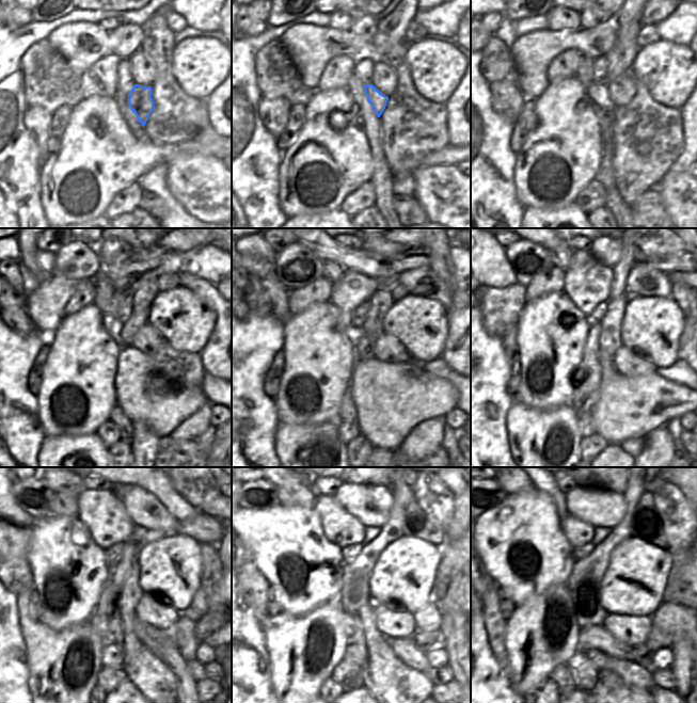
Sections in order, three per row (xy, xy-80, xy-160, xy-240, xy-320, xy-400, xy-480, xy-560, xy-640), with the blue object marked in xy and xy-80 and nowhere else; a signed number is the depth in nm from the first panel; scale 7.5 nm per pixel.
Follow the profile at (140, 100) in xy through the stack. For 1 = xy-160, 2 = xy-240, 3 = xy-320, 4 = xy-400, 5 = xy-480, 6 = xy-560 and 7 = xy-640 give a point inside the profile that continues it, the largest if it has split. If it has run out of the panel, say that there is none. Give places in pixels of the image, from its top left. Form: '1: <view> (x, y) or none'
1: xy-160 (598, 93)
2: xy-240 (111, 323)
3: xy-320 (353, 288)
4: xy-400 (587, 282)
5: xy-480 (103, 513)
6: xy-560 (343, 529)
7: xy-640 (576, 532)

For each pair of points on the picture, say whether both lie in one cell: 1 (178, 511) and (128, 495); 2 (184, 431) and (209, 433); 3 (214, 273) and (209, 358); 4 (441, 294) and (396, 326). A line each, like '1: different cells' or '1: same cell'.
1: different cells
2: different cells
3: different cells
4: different cells

